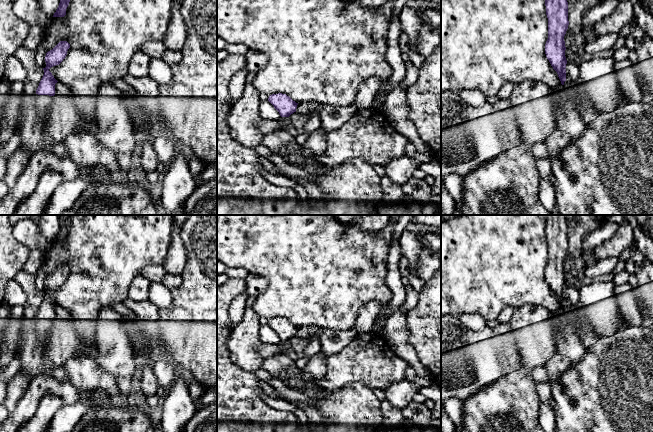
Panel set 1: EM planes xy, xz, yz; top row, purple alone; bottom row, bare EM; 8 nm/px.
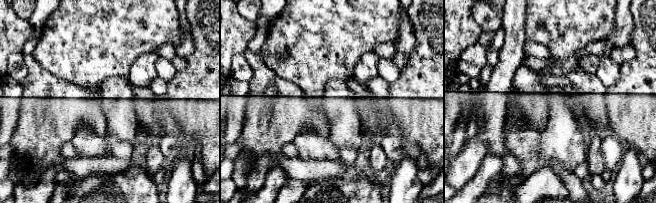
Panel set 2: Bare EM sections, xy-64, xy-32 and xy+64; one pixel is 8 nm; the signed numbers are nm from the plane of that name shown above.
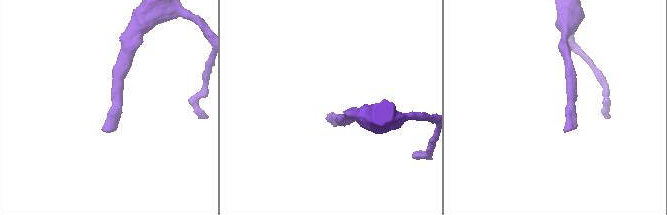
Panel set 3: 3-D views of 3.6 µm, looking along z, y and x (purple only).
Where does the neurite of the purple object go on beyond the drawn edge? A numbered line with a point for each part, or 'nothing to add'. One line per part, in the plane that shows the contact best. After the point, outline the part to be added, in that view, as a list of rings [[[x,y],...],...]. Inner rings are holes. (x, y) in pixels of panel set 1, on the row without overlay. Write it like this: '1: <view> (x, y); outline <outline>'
1: xy (43, 326); outline [[[36,318],[34,321],[35,321],[37,332],[39,334],[39,339],[42,343],[45,343],[48,340],[48,335],[53,320]]]

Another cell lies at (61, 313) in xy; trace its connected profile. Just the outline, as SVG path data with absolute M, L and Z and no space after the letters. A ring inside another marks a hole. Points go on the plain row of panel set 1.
M57 306L55 308L55 319L61 319L61 320L69 319L69 320L72 320L72 316L67 309L65 309L61 306Z

